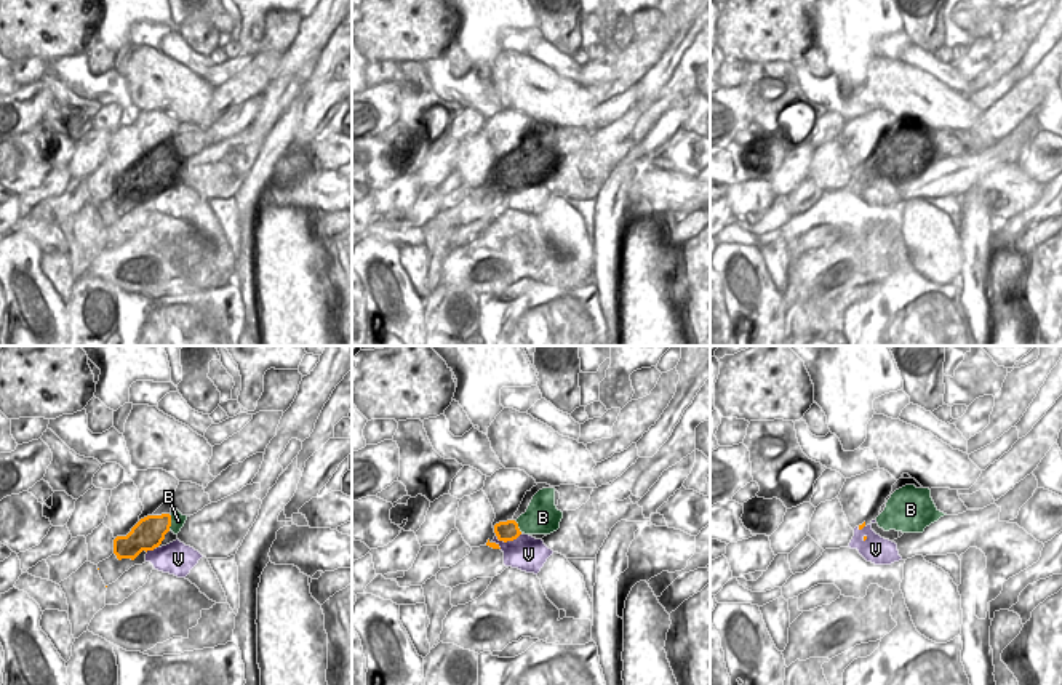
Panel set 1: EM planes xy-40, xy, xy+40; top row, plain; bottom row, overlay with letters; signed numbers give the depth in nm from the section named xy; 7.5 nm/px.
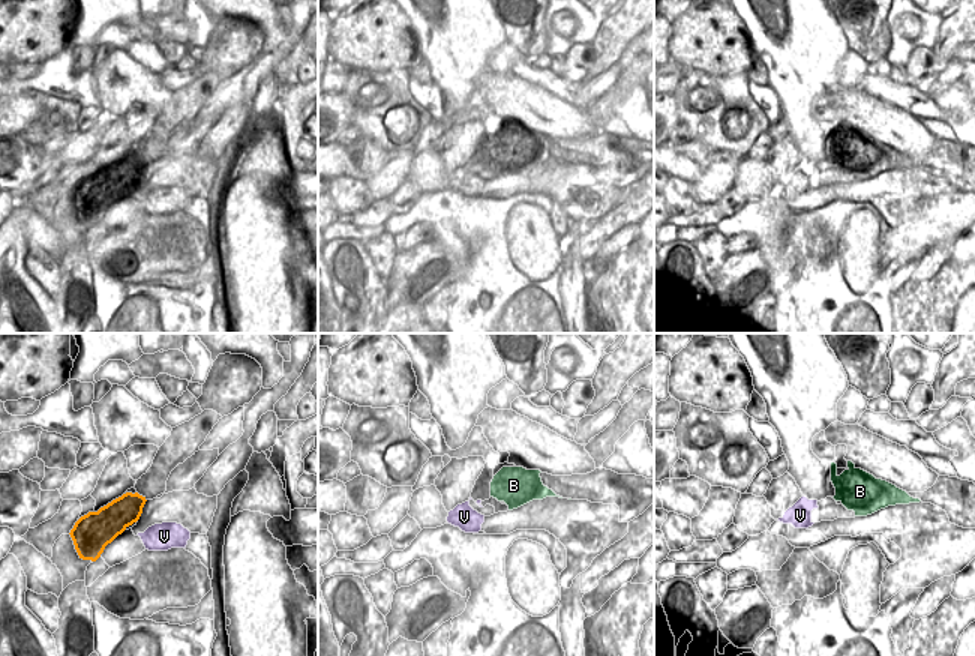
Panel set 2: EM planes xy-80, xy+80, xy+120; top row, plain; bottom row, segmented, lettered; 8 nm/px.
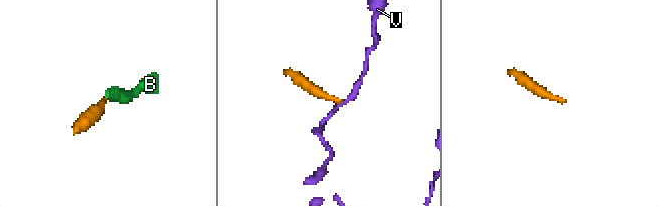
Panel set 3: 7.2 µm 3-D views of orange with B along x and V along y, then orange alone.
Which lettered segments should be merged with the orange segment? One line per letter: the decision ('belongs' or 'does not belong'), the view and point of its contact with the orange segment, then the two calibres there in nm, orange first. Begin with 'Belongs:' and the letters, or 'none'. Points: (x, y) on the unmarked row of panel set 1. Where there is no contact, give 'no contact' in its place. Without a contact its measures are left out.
Belongs: B
B: belongs; meets orange in xy-40 at (170, 164); 240 nm thick on the orange side, 110 nm on the other
V: does not belong; meets orange in xy at (506, 183); 150 nm thick on the orange side, 260 nm on the other

